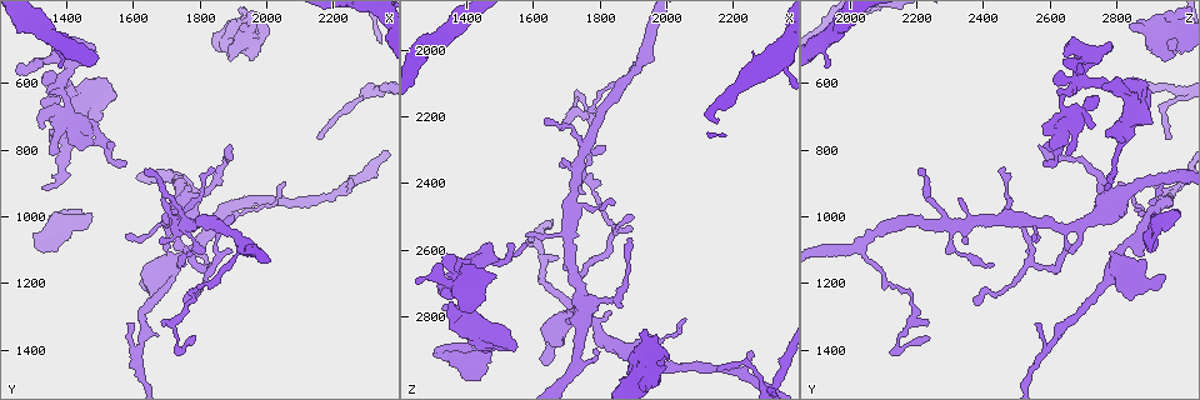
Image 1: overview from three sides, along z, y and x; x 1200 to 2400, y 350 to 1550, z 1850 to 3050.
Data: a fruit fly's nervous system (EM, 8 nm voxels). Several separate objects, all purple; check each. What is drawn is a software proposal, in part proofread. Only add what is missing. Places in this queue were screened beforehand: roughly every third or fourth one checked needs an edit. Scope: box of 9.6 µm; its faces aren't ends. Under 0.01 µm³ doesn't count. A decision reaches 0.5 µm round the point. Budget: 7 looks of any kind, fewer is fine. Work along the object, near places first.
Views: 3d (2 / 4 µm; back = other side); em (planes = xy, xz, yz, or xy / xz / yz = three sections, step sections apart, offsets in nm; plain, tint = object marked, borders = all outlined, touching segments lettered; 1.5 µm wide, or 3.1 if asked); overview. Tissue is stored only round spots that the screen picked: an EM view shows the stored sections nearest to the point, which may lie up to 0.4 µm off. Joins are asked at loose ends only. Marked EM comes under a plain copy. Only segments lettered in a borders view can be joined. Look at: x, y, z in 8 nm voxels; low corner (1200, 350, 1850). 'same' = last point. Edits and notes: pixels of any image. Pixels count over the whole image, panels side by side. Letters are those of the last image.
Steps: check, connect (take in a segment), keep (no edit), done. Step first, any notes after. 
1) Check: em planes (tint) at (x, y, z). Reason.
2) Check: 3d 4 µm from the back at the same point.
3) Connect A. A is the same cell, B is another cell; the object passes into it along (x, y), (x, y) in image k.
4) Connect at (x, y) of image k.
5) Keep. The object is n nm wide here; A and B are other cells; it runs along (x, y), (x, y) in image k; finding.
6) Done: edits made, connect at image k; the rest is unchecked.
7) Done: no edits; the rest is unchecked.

Check: 3d 2 µm at (1380, 550, 1940). Stops while still wide.

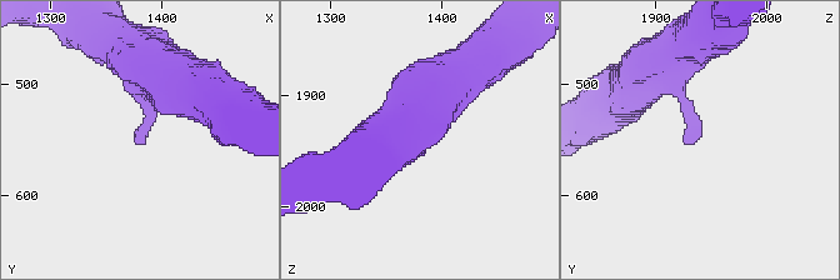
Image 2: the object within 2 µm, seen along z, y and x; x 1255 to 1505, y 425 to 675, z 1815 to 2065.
Check: em planes (borders) at (1376, 552, 1938). Now the EM.

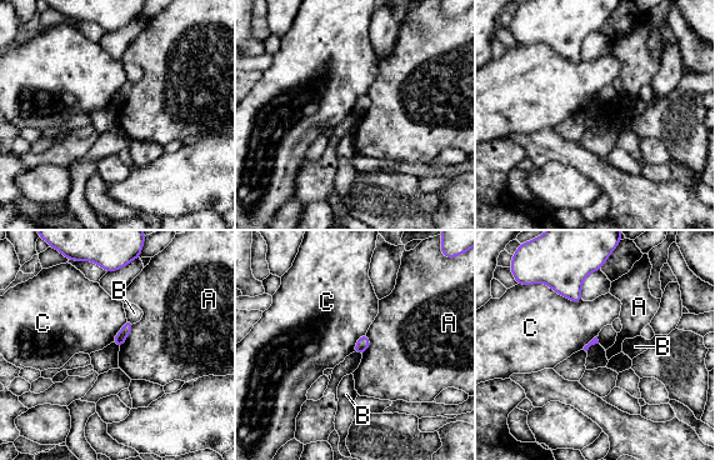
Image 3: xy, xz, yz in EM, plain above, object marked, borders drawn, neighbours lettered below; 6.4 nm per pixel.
Keep. A, B and C are other cells; no lettered segment goes on from it.

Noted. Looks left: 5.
Check: 3d 2 µm from the back at (1570, 1060, 2550).

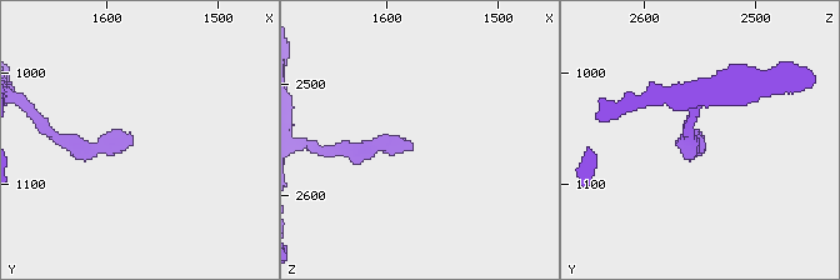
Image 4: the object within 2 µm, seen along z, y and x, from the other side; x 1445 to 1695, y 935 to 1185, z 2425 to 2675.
Check: em xz step 8 (borders) at (1574, 1062, 2556).

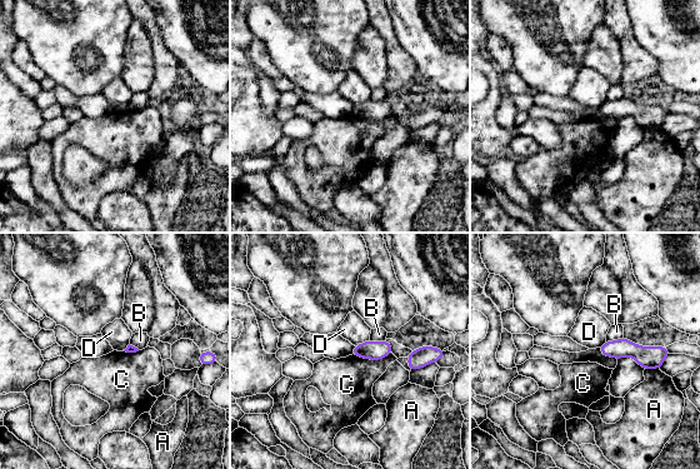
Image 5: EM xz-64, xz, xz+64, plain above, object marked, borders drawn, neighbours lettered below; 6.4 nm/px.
Keep. A, B, C and D are other cells; it runs along (603, 348), (664, 353) in image 5; no lettered segment goes on from it.

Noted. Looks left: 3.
Check: 3d 4 µm at (2270, 880, 2910). Tapers out.

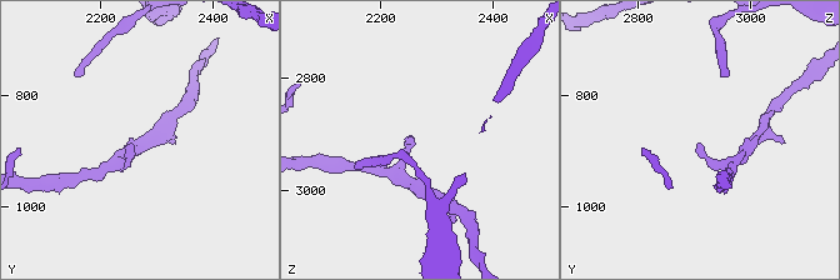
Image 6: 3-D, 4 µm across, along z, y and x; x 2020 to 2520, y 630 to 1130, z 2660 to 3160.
Check: em planes (borders) at (2255, 885, 2910).

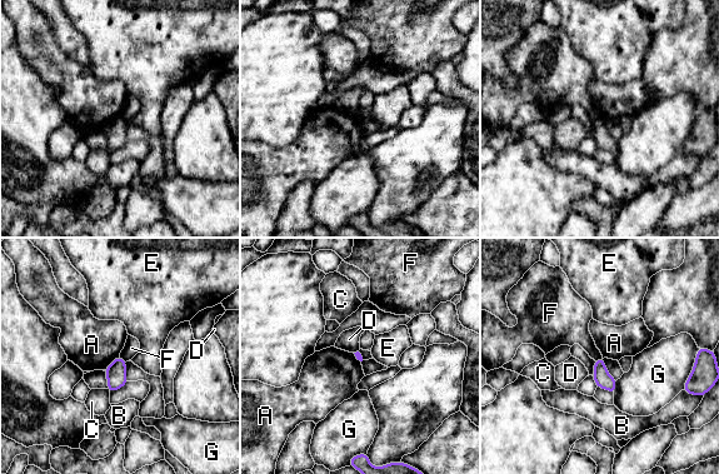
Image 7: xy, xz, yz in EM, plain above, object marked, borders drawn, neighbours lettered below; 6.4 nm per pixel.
Keep. A, B, C, D, E, F and G are other cells; a border runs along (602, 357), (594, 360) in image 7; none of them fits.

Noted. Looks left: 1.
Done: no edits; the rest is unchecked.

